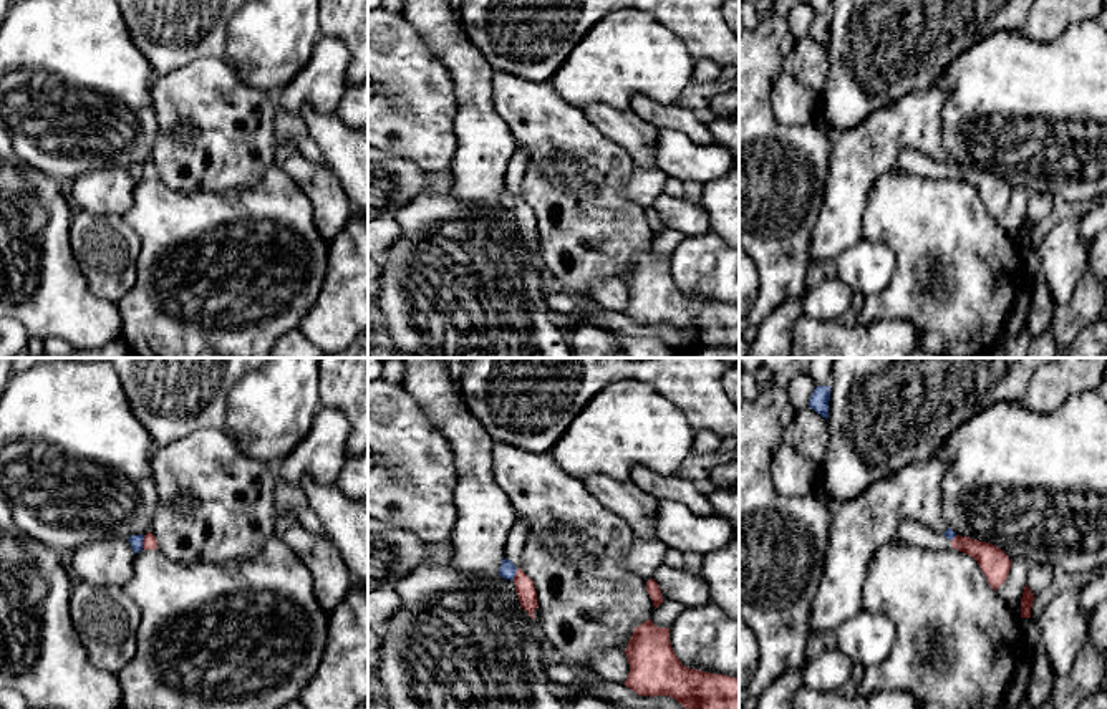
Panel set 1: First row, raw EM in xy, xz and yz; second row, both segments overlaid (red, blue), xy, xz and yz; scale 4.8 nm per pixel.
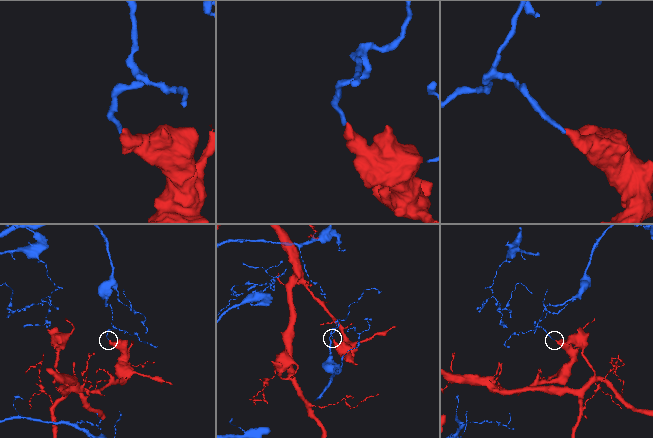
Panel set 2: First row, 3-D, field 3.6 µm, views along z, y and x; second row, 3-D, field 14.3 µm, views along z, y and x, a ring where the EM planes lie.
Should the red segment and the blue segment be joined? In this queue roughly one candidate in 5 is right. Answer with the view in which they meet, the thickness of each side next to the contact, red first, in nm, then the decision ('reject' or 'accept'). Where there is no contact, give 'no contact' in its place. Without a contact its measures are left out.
contact in xy; calibres 70 and 60 nm; reject

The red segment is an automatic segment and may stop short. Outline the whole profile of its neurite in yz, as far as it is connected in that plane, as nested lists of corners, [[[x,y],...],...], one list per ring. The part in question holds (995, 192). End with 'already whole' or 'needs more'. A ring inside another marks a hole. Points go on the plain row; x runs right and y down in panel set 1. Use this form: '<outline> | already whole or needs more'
[[[956,164],[951,169],[951,177],[973,186],[994,220],[1006,210],[1011,197],[1011,189],[1001,177],[994,176],[993,172],[973,169],[961,164]]] | already whole

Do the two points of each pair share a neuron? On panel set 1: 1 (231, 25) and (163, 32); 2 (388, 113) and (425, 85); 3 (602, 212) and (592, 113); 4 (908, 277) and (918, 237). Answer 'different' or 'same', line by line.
1: same
2: same
3: different
4: same

